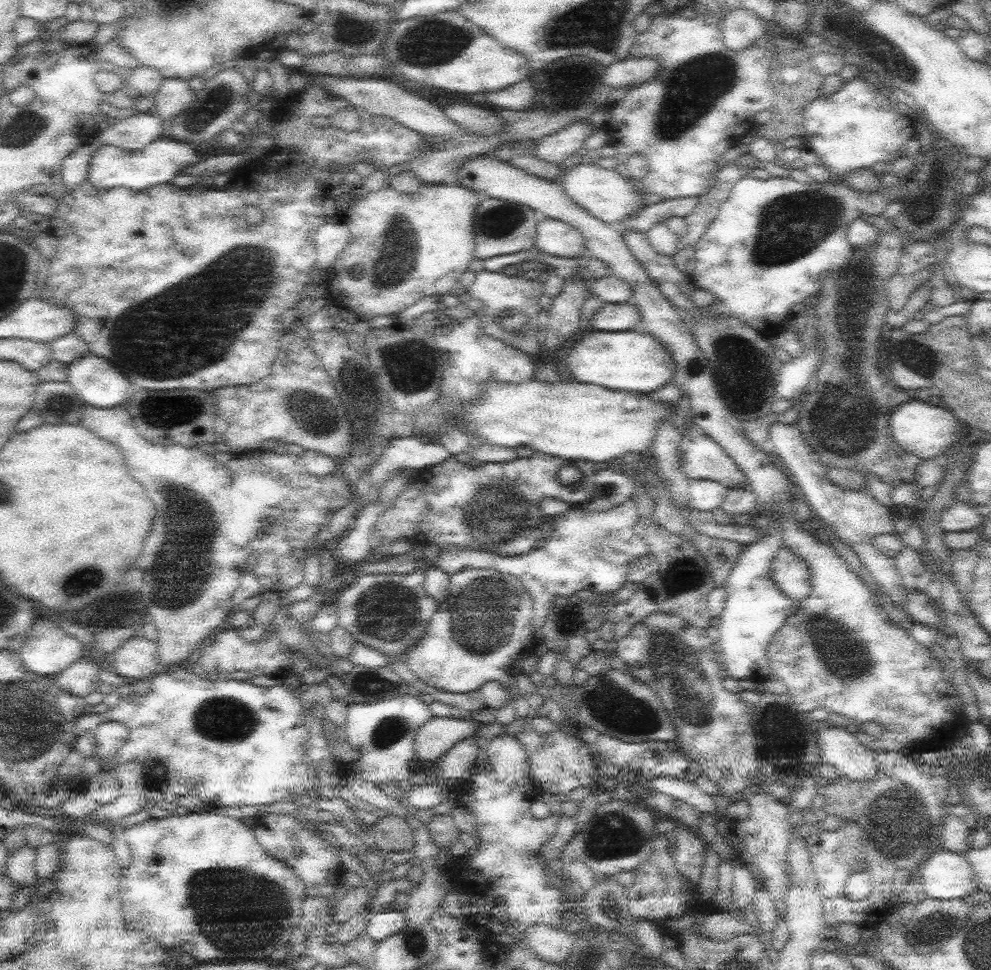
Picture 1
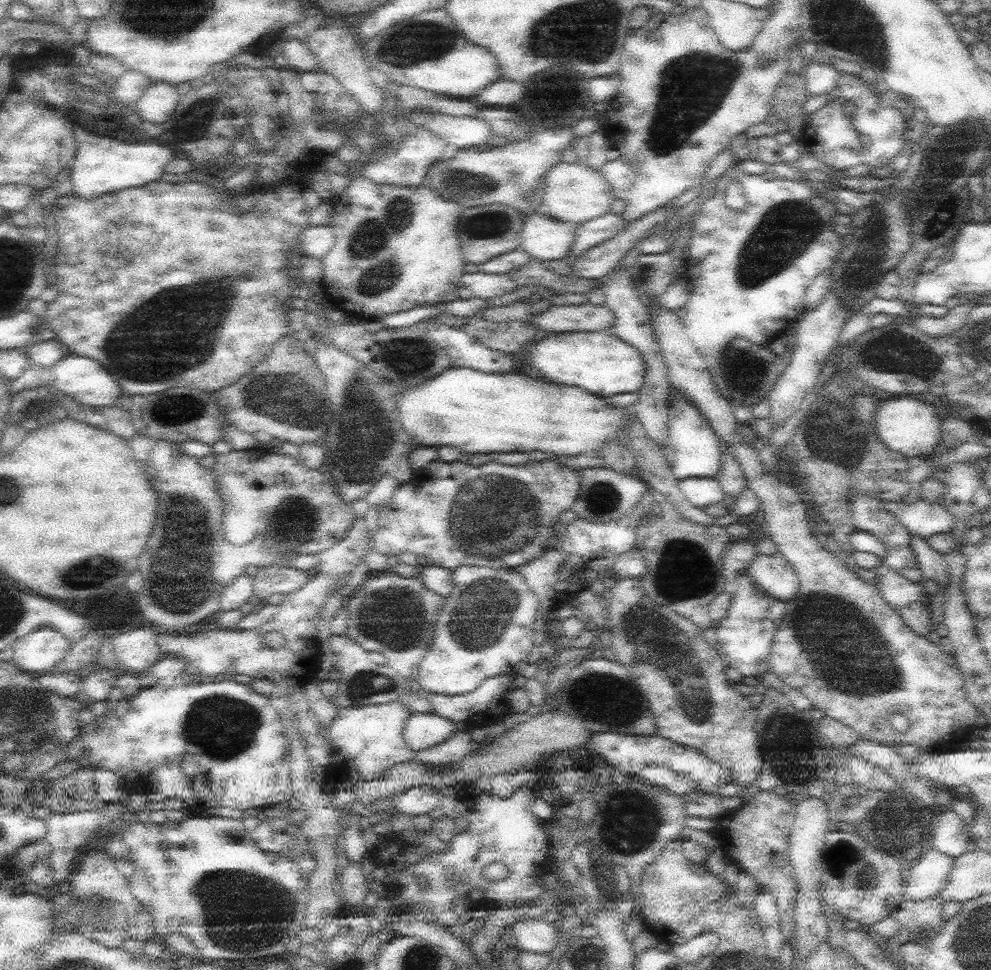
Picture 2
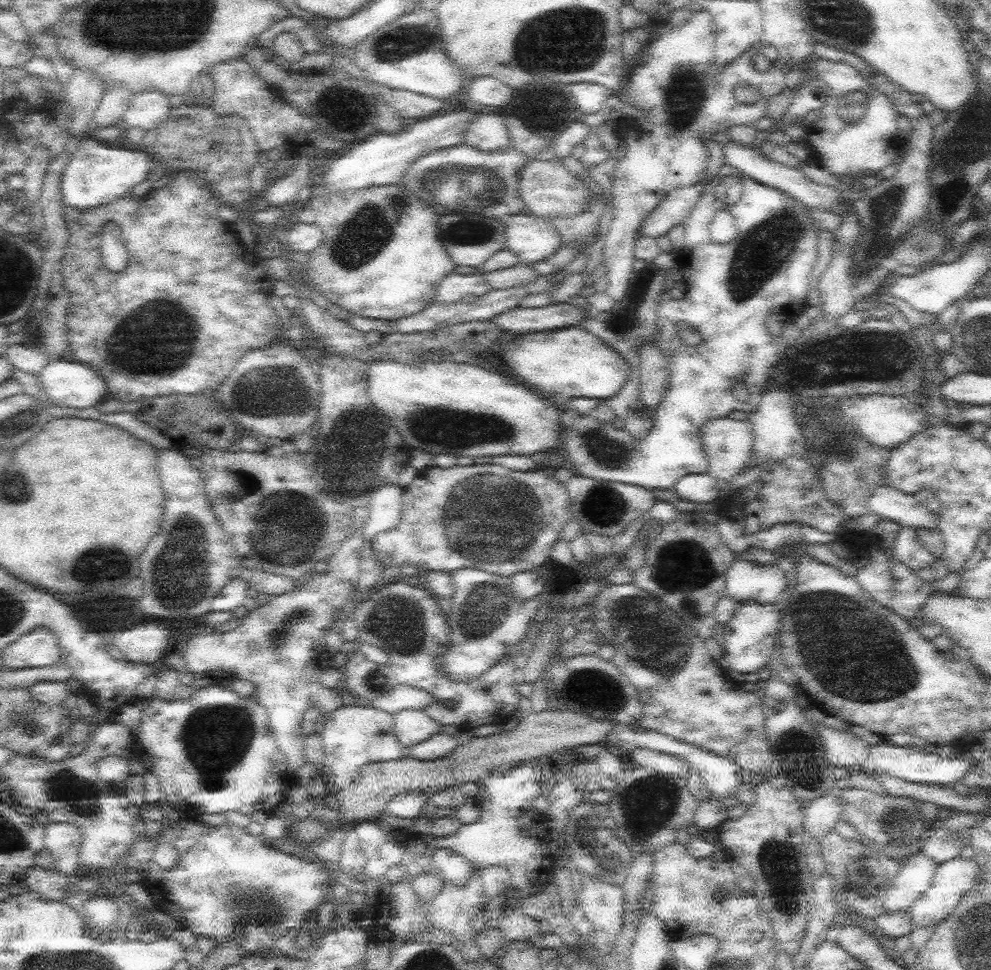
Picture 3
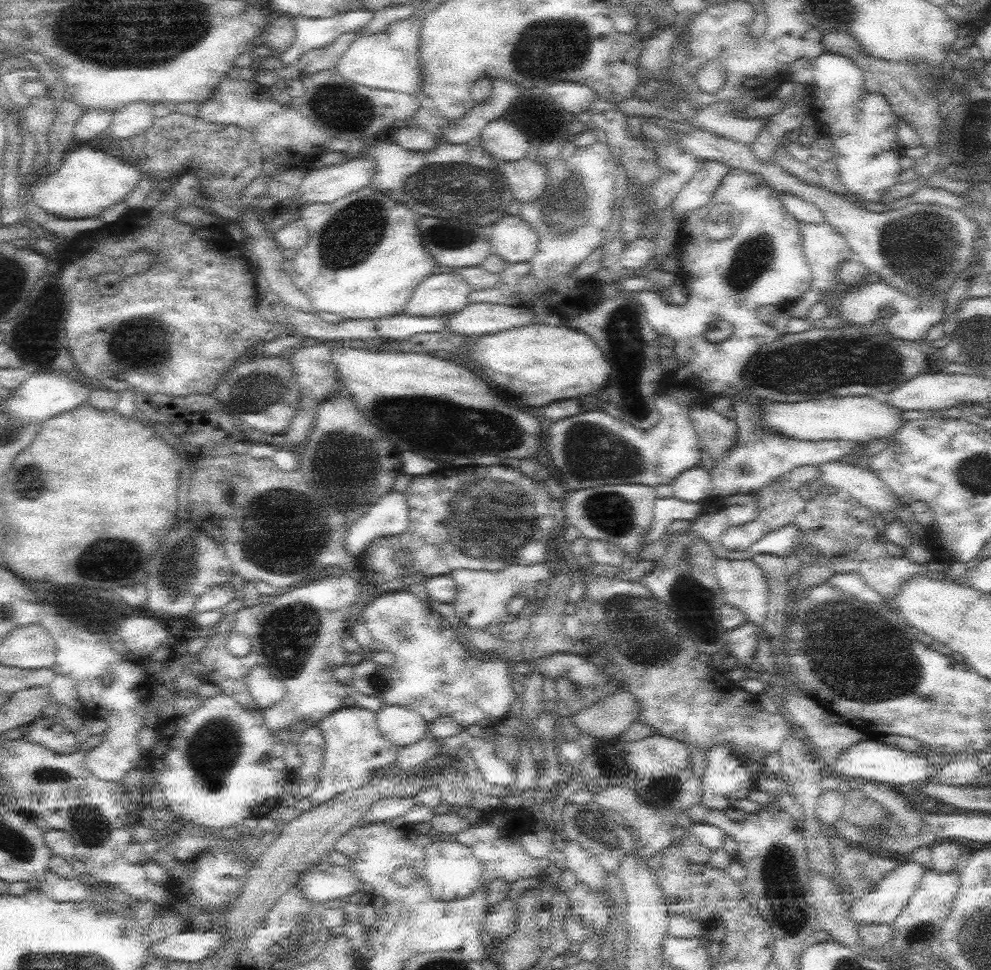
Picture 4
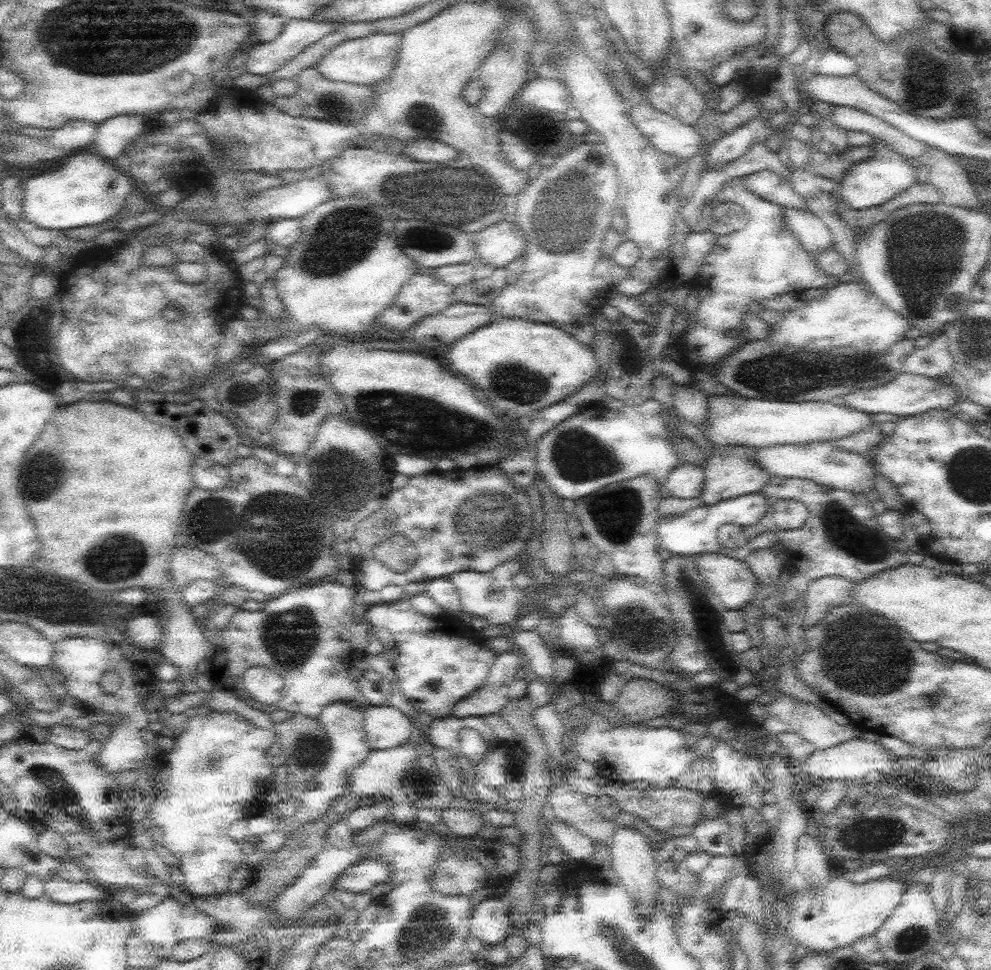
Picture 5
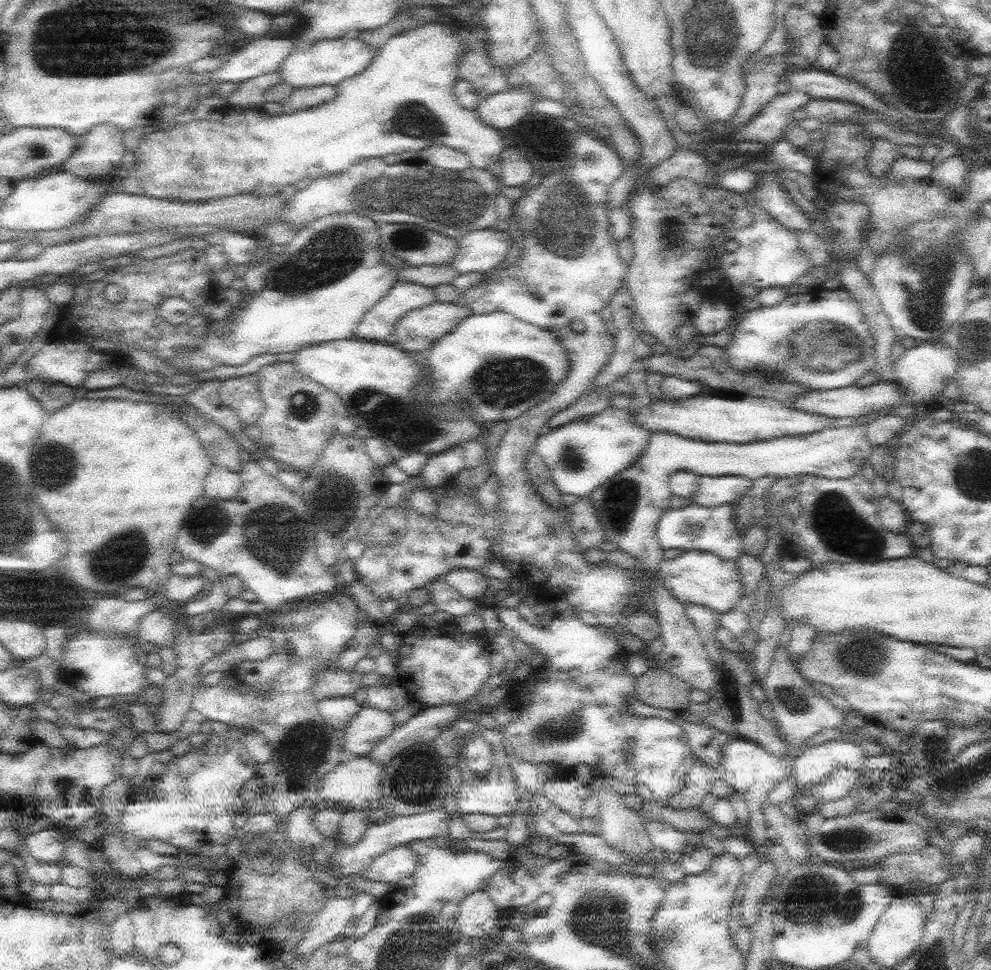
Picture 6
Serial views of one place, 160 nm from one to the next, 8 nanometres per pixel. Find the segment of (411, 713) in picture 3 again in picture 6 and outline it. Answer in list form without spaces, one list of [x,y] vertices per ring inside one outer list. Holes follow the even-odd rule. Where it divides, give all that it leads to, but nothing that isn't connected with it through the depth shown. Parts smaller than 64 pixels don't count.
[[[365,704],[343,730],[341,760],[348,762],[369,754],[395,728],[392,713]]]

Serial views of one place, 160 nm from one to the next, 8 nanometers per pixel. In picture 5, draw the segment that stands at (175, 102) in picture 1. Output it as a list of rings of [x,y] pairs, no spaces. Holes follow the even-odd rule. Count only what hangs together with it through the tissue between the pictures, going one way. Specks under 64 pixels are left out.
[[[123,114],[109,118],[99,124],[92,149],[96,154],[115,162],[124,148],[131,148],[131,142],[150,123],[150,118],[144,115]]]

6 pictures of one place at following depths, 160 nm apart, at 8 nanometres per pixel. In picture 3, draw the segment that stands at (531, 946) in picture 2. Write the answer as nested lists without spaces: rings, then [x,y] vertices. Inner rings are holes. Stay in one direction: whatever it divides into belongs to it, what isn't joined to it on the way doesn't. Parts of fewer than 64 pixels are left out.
[[[512,912],[510,916],[498,915],[498,929],[502,932],[508,944],[517,941],[530,941],[534,947],[540,946],[543,941],[543,934],[540,934],[538,920],[522,914],[522,912]]]

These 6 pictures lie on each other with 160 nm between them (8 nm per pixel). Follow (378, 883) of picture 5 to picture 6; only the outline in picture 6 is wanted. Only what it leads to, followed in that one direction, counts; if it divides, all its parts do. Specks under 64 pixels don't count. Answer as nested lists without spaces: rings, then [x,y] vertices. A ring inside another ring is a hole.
[[[399,844],[377,856],[370,866],[365,868],[363,878],[395,884],[402,878],[412,876],[416,865],[417,854],[409,847],[409,844]]]

